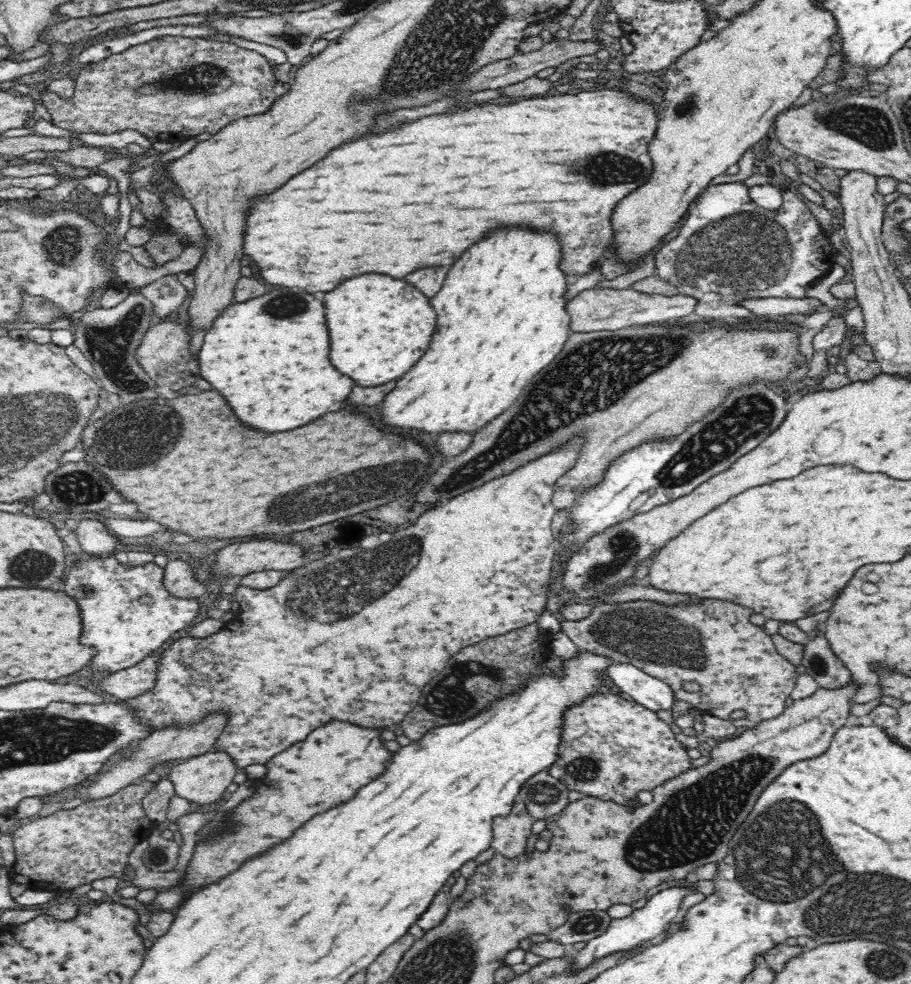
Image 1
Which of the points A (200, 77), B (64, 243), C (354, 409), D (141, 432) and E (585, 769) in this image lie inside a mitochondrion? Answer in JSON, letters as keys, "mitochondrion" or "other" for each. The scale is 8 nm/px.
{"A":"mitochondrion","B":"mitochondrion","C":"other","D":"mitochondrion","E":"mitochondrion"}

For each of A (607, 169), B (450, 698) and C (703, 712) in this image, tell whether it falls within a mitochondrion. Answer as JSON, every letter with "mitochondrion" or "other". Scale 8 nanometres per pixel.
{"A":"mitochondrion","B":"mitochondrion","C":"other"}

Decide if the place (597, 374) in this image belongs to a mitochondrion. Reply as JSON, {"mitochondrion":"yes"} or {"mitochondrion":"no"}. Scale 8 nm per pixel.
{"mitochondrion":"yes"}

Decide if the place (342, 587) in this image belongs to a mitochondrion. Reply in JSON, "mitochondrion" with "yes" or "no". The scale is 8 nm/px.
{"mitochondrion":"yes"}

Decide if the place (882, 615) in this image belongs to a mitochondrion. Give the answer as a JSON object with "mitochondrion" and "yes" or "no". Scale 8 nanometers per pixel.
{"mitochondrion":"no"}

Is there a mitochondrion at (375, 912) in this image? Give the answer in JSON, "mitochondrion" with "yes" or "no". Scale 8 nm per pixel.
{"mitochondrion":"no"}

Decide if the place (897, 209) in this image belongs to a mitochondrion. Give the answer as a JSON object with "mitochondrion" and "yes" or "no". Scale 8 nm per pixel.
{"mitochondrion":"yes"}

